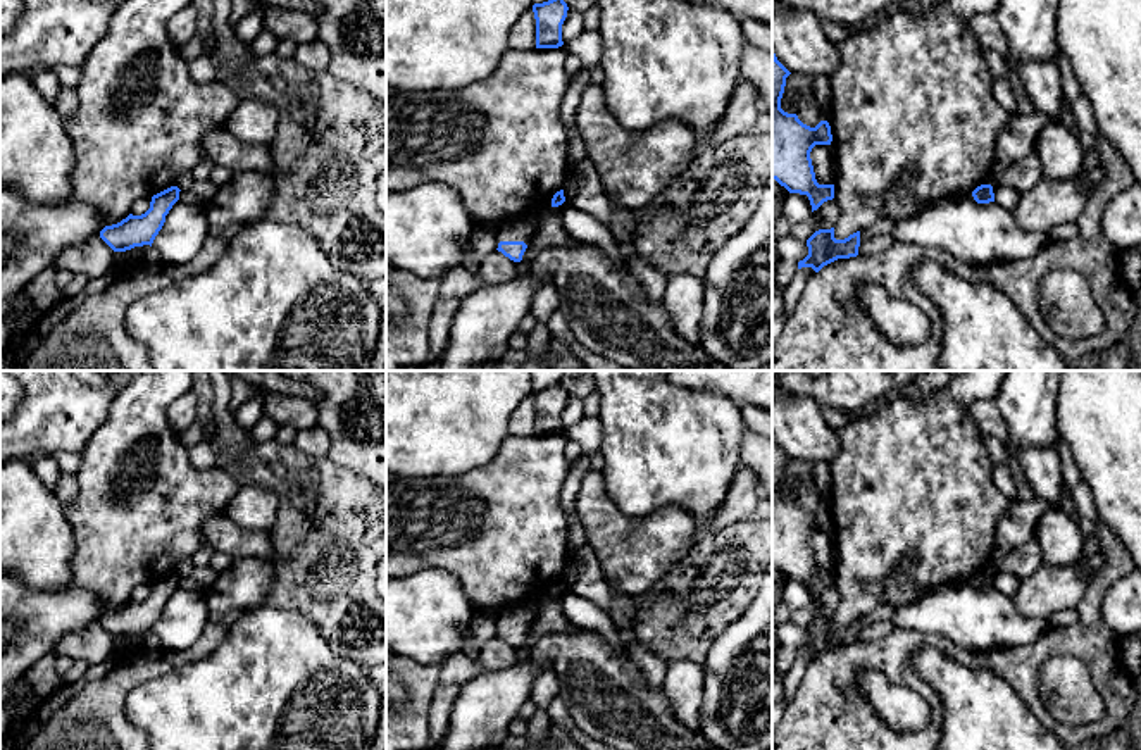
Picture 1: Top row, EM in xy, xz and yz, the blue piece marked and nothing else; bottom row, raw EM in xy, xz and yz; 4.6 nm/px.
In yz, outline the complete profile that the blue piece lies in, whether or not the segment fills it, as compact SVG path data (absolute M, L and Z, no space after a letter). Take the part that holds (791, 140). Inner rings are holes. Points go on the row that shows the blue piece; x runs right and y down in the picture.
M772 52L772 179L789 193L807 195L814 212L834 198L834 184L817 183L810 152L815 145L831 145L832 134L827 121L810 128L781 109L789 74Z

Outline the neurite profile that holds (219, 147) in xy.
M212 129L203 138L202 148L205 160L222 166L234 174L243 171L269 174L276 169L267 143L245 143L226 129Z

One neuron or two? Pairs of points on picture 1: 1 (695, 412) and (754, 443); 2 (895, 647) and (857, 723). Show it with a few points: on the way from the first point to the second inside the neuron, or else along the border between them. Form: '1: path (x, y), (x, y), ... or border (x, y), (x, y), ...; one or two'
1: border (747, 430), (741, 440), (740, 464); two
2: path (871, 656), (864, 656), (847, 673), (848, 699); one

